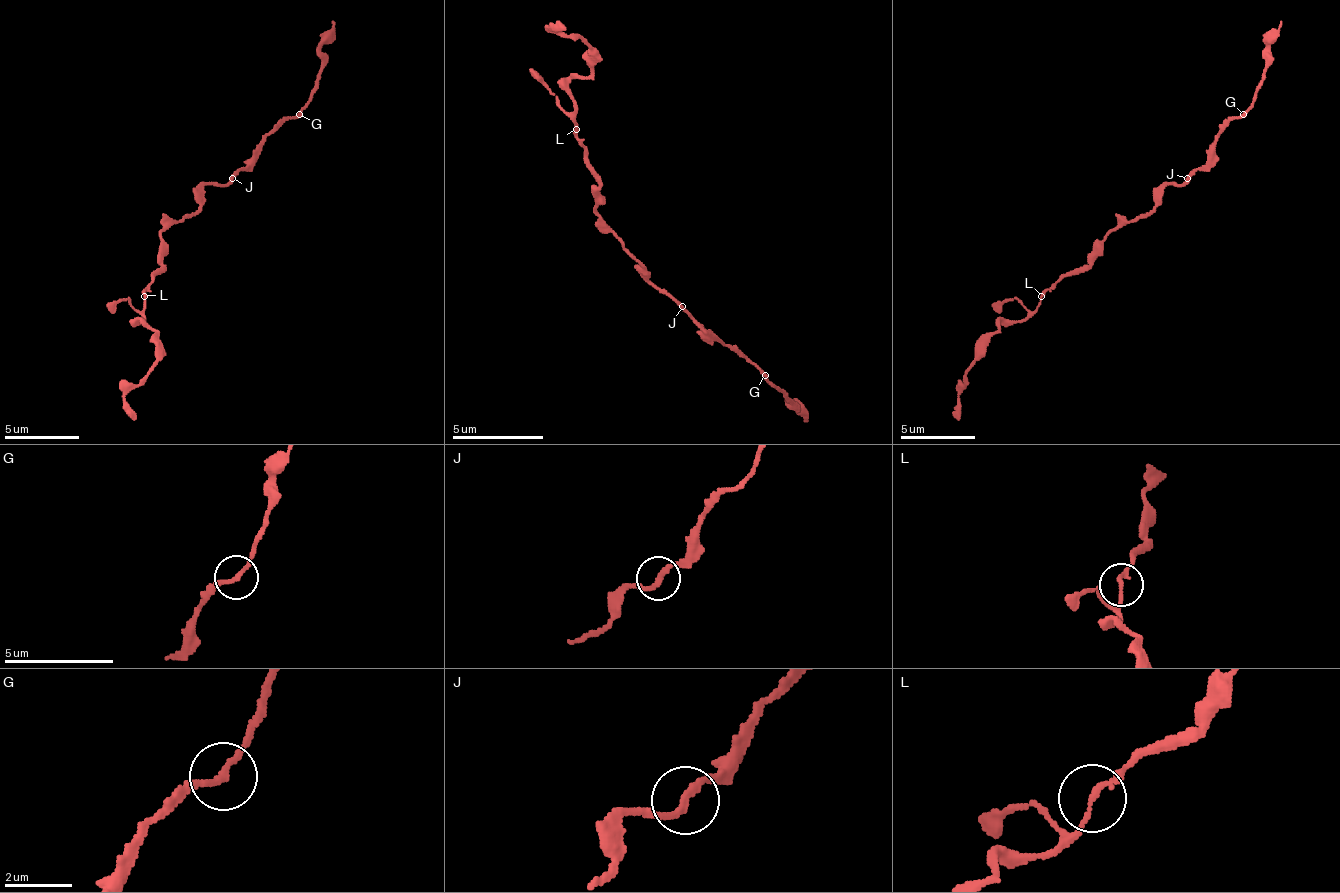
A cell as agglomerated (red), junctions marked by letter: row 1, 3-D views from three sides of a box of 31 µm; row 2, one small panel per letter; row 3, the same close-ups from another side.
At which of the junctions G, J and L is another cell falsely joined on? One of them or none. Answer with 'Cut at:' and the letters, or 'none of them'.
Cut at: none of them

